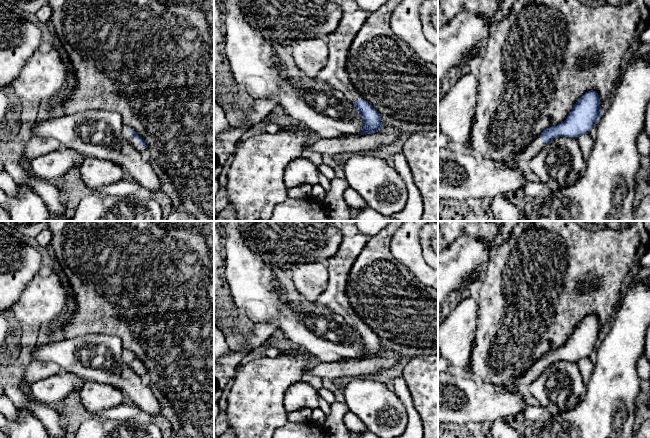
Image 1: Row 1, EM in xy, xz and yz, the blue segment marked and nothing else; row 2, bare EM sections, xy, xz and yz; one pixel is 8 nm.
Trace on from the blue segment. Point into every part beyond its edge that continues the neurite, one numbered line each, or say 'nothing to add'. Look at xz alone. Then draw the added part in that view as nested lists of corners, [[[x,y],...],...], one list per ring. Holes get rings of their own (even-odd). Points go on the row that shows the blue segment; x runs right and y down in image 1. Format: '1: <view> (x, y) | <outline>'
1: xz (284, 20) | [[[238,0],[250,24],[263,29],[267,38],[284,41],[290,48],[290,41],[300,38],[324,38],[328,46],[328,59],[325,67],[316,76],[341,91],[352,103],[363,97],[353,86],[347,72],[346,60],[350,45],[369,14],[358,8],[343,13],[337,0]]]

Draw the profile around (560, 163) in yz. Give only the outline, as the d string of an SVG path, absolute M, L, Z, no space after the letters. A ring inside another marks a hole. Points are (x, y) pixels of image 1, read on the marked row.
M559 137L544 145L529 163L531 171L552 191L575 183L585 173L584 159L575 138Z

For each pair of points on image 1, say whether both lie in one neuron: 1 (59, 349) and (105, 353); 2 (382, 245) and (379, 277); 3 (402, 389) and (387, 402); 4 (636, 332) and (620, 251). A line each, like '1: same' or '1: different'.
1: same
2: same
3: different
4: different

